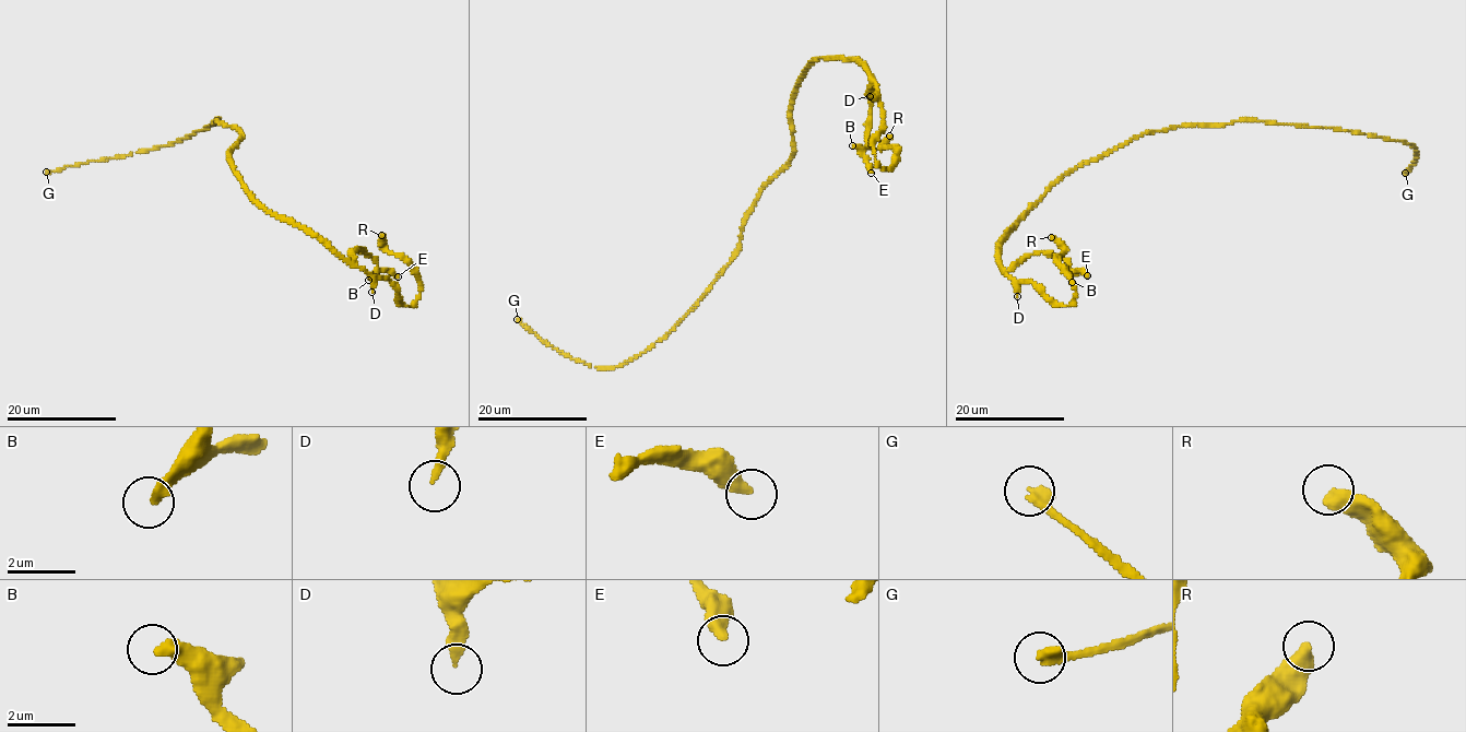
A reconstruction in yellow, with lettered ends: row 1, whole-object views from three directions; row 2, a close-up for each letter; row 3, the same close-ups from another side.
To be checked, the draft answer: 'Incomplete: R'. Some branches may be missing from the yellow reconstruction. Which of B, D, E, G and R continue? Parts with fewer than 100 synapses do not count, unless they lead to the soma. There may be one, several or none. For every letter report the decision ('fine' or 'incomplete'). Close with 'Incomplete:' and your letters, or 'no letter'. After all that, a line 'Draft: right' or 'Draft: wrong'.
B: fine
D: fine
E: fine
G: incomplete
R: fine
Incomplete: G
Draft: wrong

